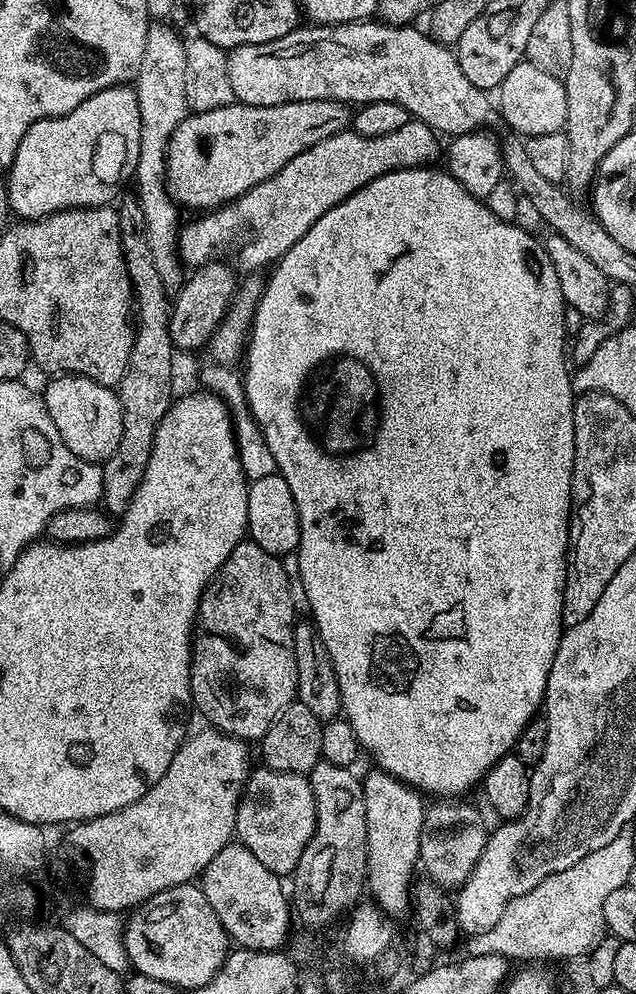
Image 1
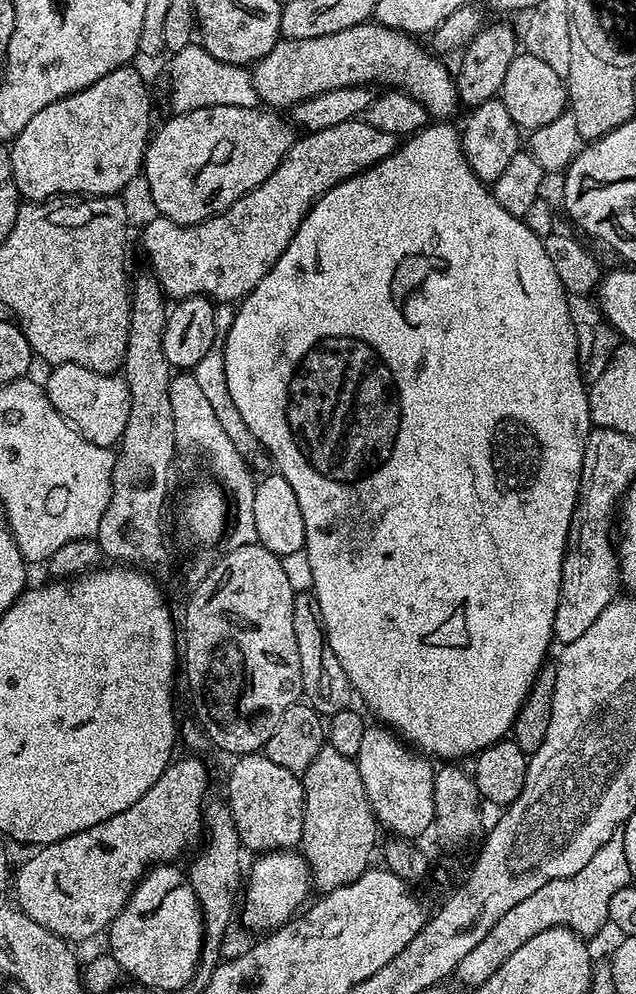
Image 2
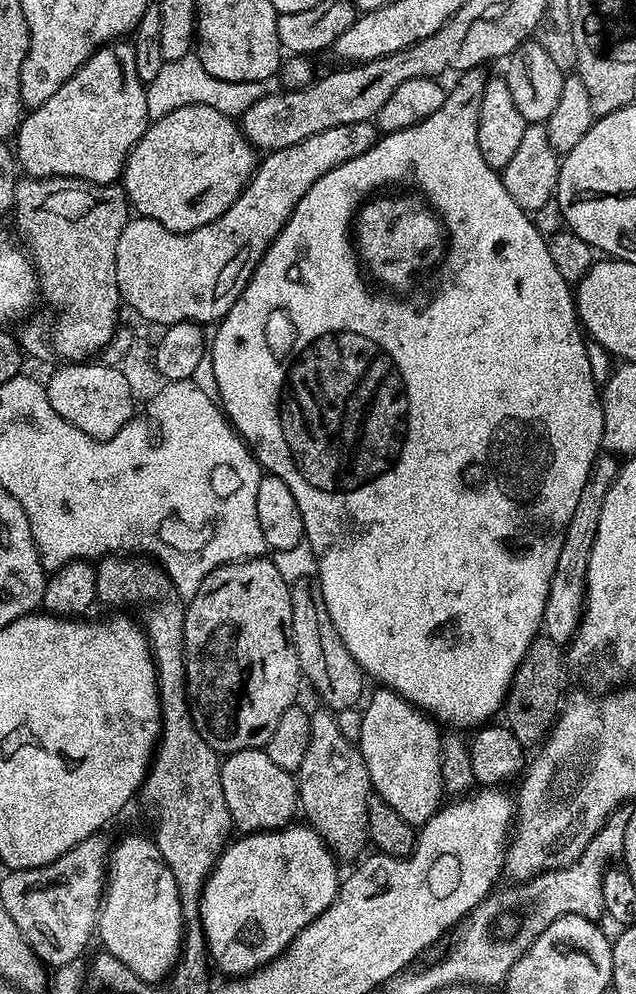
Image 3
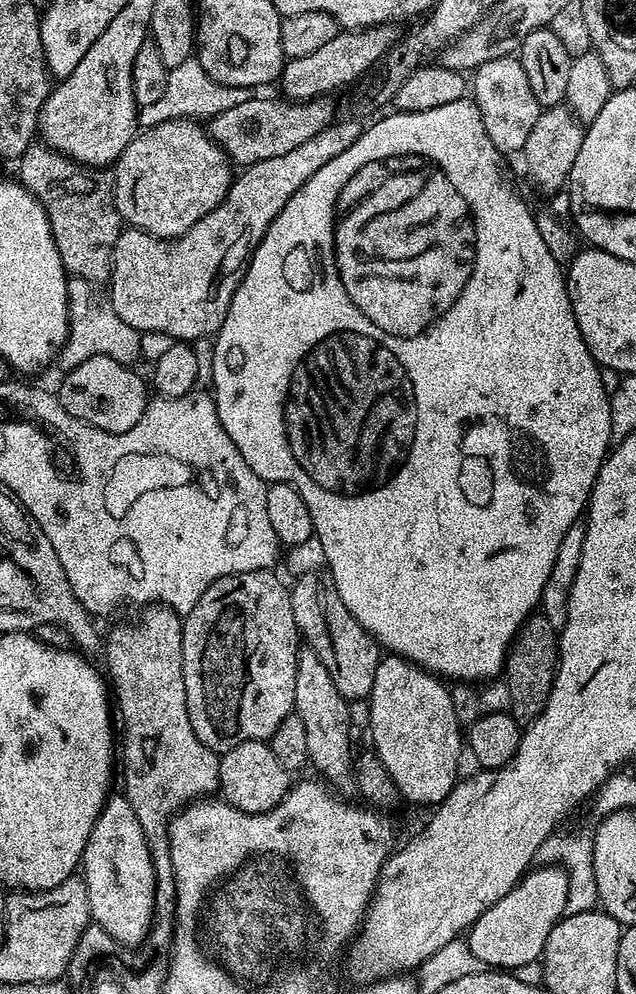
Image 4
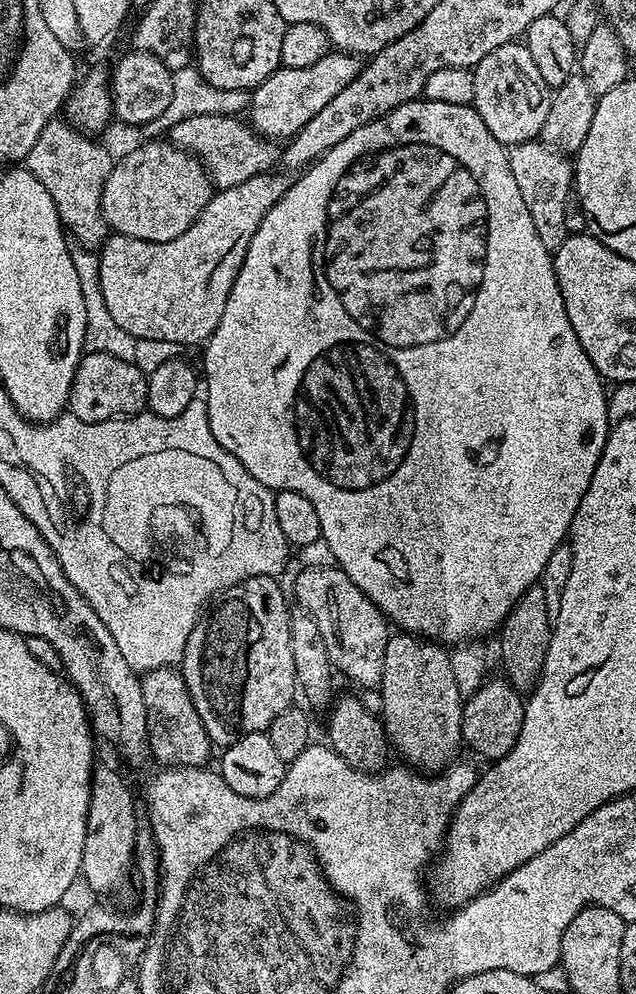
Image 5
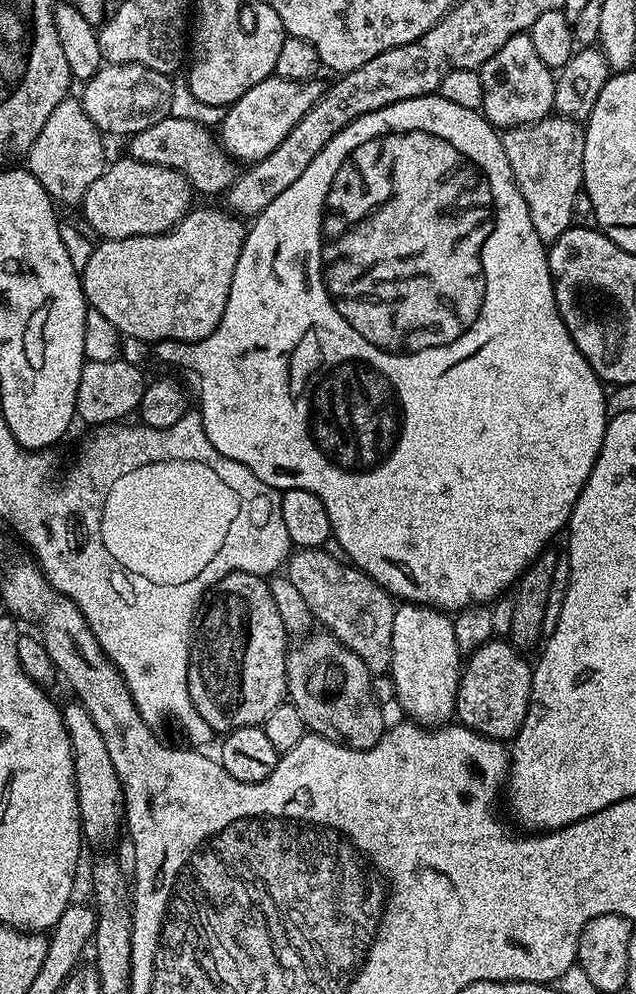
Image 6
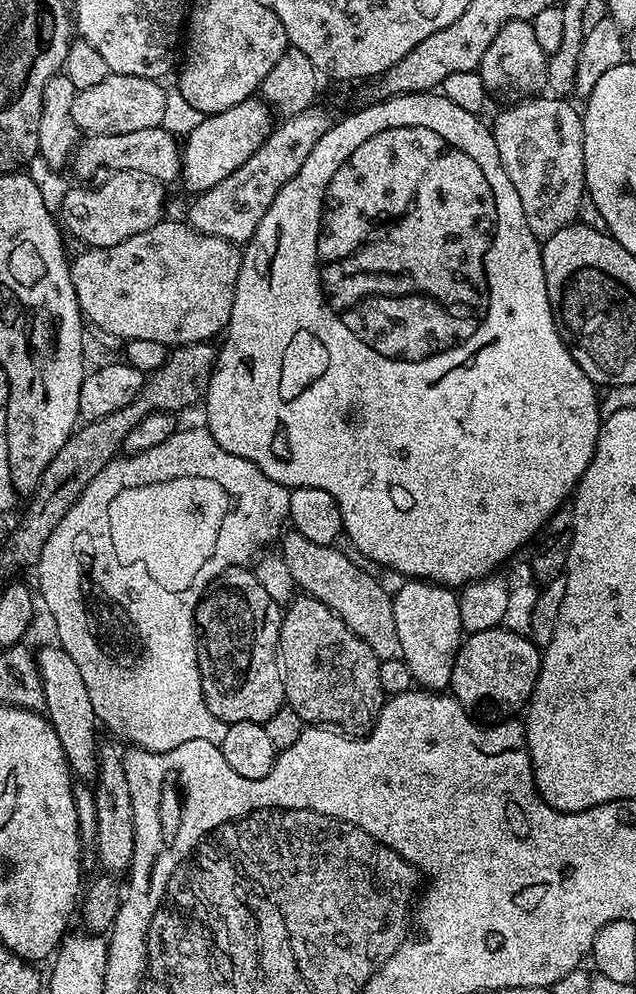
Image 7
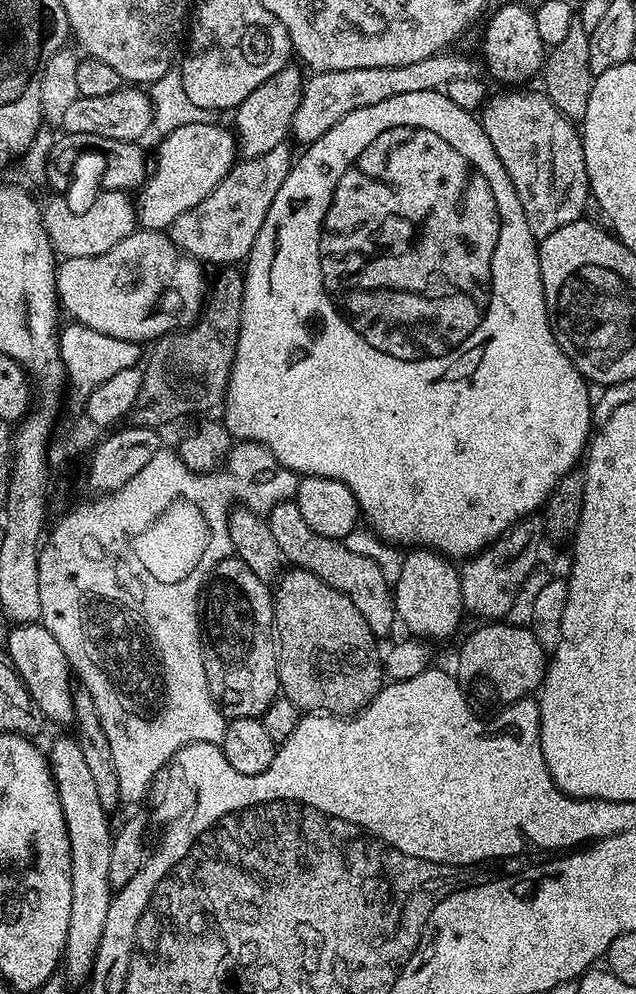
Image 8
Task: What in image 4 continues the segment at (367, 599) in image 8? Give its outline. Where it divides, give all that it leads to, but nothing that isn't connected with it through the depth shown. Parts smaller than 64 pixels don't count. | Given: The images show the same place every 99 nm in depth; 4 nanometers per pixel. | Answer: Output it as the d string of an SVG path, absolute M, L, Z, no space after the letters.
M327 571L304 572L290 588L294 622L300 629L301 637L312 648L318 658L330 670L330 678L334 678L334 686L338 686L338 694L342 694L349 702L367 701L370 690L374 686L374 670L378 670L378 662L382 649L374 637L346 610L342 603L342 594L338 594L338 586L332 581Z

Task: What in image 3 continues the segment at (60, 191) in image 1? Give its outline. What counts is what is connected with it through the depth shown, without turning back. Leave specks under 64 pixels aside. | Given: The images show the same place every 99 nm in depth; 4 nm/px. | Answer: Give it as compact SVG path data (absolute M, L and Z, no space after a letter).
M113 42L104 45L102 48L97 48L92 53L92 57L69 80L62 82L62 86L57 92L50 94L50 98L46 98L46 102L42 102L37 108L31 109L21 119L20 126L14 133L14 141L16 140L16 144L14 143L14 155L19 167L29 176L69 176L77 180L77 182L86 184L114 184L121 179L124 163L128 161L130 150L138 142L138 138L142 138L142 134L148 129L149 123L148 111L146 110L146 85L138 78L138 69L134 67L132 44L128 42Z

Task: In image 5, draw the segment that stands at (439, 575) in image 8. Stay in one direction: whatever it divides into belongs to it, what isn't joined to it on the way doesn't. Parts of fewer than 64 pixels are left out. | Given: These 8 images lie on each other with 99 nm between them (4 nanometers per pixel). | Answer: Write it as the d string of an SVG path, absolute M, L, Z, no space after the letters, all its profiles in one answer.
M392 634L386 642L386 659L382 661L382 678L379 690L382 694L384 730L391 747L405 756L413 769L425 774L436 774L457 759L456 751L462 748L462 710L465 697L460 696L458 683L450 666L449 649L445 645L411 634Z

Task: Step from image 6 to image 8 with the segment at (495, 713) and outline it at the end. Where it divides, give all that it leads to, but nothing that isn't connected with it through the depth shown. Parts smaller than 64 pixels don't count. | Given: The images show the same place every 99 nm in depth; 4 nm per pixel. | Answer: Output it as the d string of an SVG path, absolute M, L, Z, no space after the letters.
M484 622L464 640L454 675L460 687L477 705L489 704L495 710L531 697L544 682L546 653L531 627L507 622Z

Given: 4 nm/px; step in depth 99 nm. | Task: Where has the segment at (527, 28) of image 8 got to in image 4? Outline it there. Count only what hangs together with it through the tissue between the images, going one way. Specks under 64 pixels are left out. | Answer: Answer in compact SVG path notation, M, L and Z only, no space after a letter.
M511 55L482 62L482 66L471 73L470 96L476 101L482 114L482 126L486 126L486 134L490 134L490 142L494 142L497 150L501 154L523 153L526 138L530 138L530 130L534 130L534 122L538 122L542 109L530 90L530 82L519 59Z

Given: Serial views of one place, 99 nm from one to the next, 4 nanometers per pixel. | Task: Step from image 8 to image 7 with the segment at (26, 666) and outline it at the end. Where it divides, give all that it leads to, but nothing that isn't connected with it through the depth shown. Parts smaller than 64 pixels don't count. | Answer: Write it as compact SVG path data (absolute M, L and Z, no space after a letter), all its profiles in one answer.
M59 646L44 648L35 653L36 666L40 671L42 694L45 695L46 713L52 723L54 734L58 734L58 742L62 742L64 756L68 766L81 781L88 782L96 775L96 754L98 739L96 728L98 721L94 714L94 706L90 702L90 694L86 694L86 682L82 682L82 674L78 674L78 666L74 658L66 654L66 650Z

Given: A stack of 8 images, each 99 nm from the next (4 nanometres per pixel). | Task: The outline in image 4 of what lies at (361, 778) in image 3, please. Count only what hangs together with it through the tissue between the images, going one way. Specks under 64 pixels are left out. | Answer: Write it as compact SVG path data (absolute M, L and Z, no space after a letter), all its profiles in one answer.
M301 647L300 654L296 658L296 677L294 678L294 710L298 718L302 718L306 726L306 750L311 767L317 768L321 772L319 775L333 789L351 789L354 784L354 751L352 752L352 732L348 727L352 724L352 716L348 713L349 701L344 699L342 694L338 694L338 686L334 686L334 678L330 678L330 670L326 670L322 658L312 648Z

